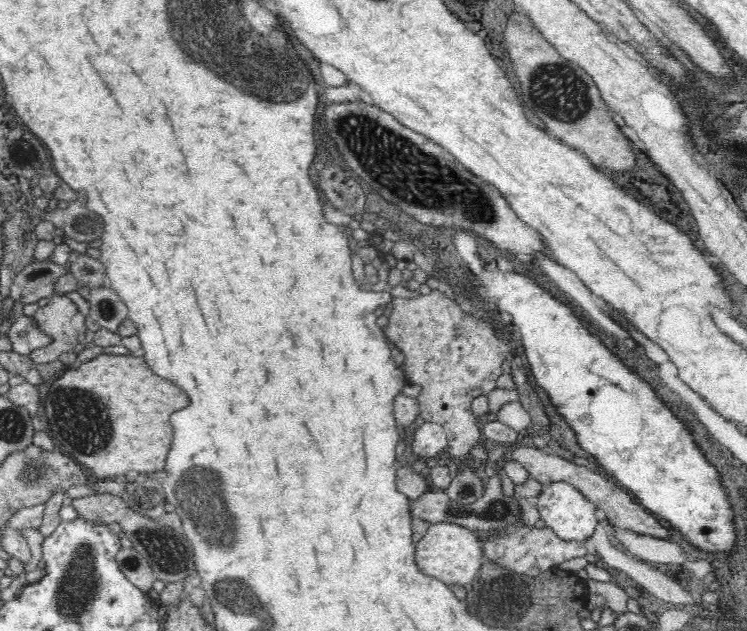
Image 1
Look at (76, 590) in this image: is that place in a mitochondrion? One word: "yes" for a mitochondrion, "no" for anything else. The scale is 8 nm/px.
yes

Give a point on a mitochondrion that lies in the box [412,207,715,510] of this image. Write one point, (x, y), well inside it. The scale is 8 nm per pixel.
(456, 330)

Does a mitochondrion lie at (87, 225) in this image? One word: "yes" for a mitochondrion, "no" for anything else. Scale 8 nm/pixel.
yes

